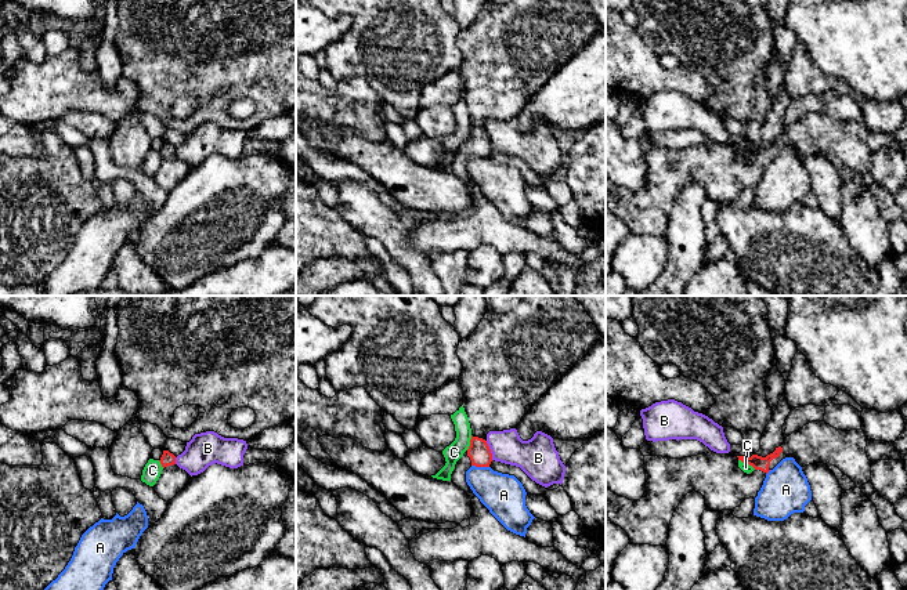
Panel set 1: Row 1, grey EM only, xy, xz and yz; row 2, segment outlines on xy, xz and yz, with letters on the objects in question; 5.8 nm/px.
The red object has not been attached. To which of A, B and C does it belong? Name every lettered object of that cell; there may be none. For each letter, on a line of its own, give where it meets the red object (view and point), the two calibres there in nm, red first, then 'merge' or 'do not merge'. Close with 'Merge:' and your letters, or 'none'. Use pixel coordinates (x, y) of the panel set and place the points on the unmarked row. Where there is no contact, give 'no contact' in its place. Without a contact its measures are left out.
A: xz (480, 156) | 130/240 nm | do not merge
B: xz (490, 141) | 130/190 nm | do not merge
C: yz (747, 154) | 80/50 nm | do not merge
Merge: none

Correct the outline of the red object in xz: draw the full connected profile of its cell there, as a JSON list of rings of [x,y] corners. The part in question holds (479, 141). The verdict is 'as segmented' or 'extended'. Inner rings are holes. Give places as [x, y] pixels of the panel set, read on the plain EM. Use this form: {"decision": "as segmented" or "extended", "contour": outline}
{"decision": "extended", "contour": [[[487,0],[476,21],[462,29],[456,44],[463,57],[459,72],[463,79],[463,98],[469,108],[471,119],[470,137],[467,145],[462,146],[451,164],[451,171],[465,181],[471,189],[473,204],[469,209],[470,216],[462,218],[458,216],[454,220],[427,220],[419,222],[409,231],[409,240],[415,250],[427,256],[433,250],[440,251],[473,251],[481,246],[495,249],[501,256],[518,251],[535,253],[546,261],[556,263],[560,267],[568,265],[578,275],[586,268],[586,261],[582,257],[574,256],[554,238],[542,238],[528,232],[524,227],[507,221],[480,192],[466,173],[466,162],[471,158],[489,158],[492,144],[487,134],[489,122],[503,122],[516,119],[523,106],[535,95],[535,93],[550,80],[578,51],[581,51],[589,40],[600,30],[600,23],[585,0]]]}

